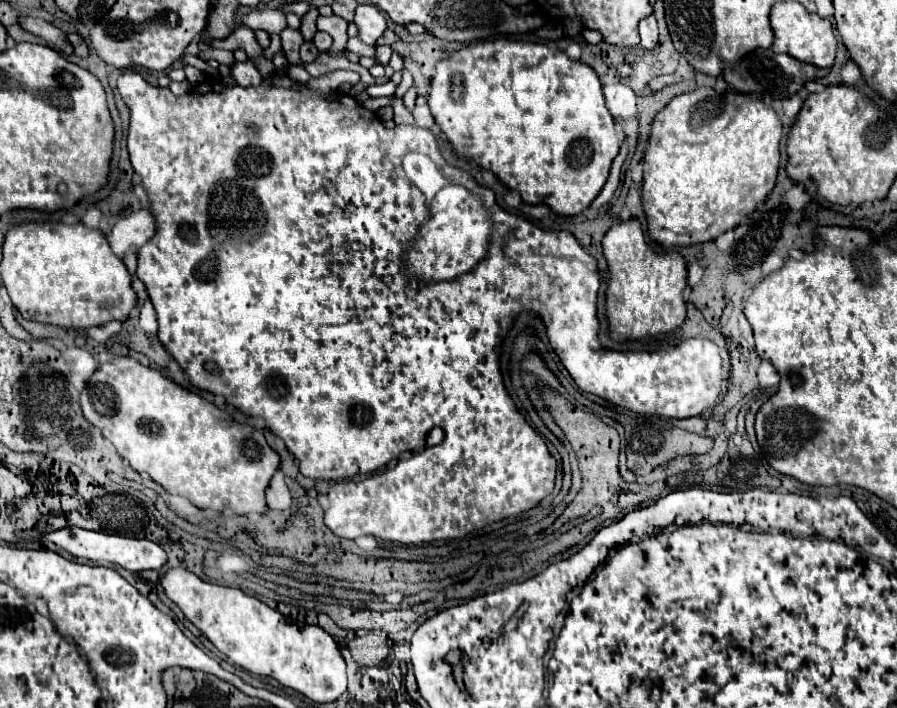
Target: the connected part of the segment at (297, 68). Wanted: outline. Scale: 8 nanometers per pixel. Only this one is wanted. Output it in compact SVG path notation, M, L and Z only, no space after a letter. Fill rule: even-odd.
M302 64L291 65L288 69L288 76L300 83L308 82L309 73L304 69Z

